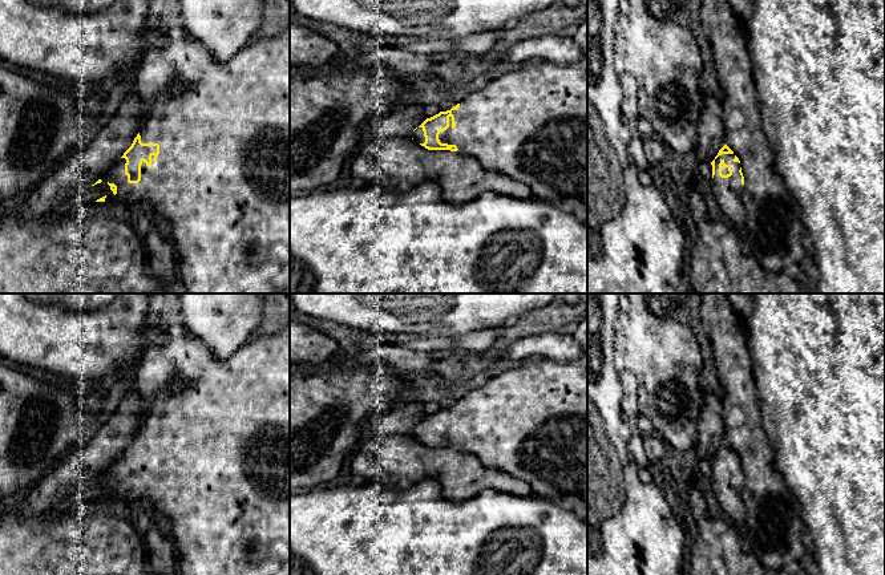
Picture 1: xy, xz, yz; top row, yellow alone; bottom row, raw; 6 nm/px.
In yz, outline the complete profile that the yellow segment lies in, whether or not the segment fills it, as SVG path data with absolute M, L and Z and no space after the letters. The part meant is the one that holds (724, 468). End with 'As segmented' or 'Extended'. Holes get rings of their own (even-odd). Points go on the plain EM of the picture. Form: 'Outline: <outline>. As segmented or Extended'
Outline: M724 442L712 462L712 486L719 505L734 525L745 522L745 506L741 498L744 474L739 455Z. Extended

